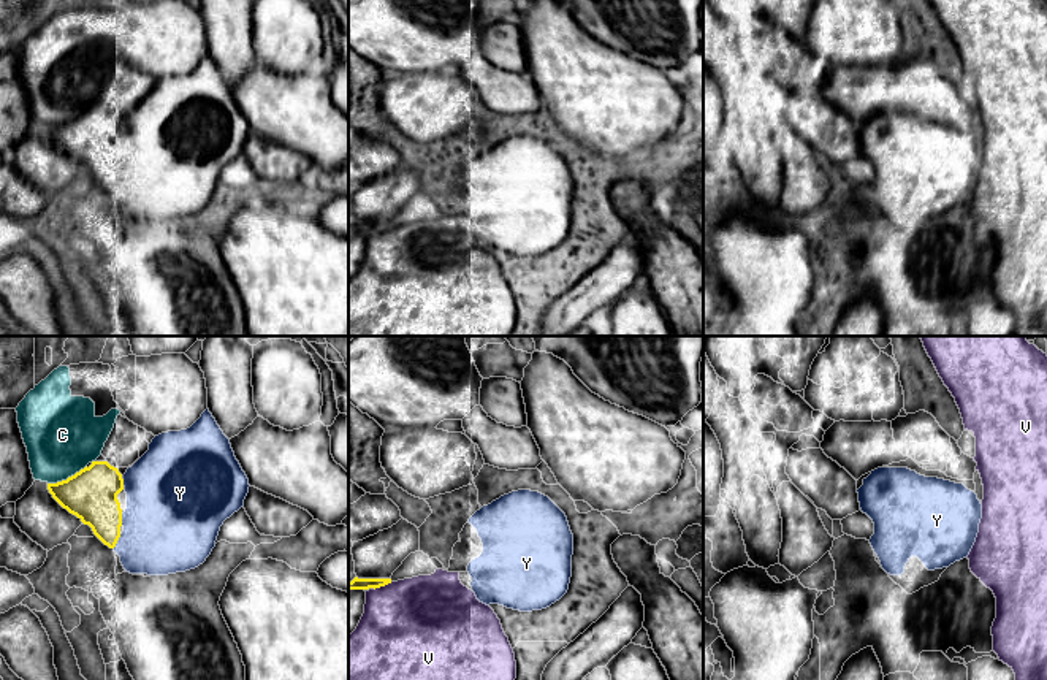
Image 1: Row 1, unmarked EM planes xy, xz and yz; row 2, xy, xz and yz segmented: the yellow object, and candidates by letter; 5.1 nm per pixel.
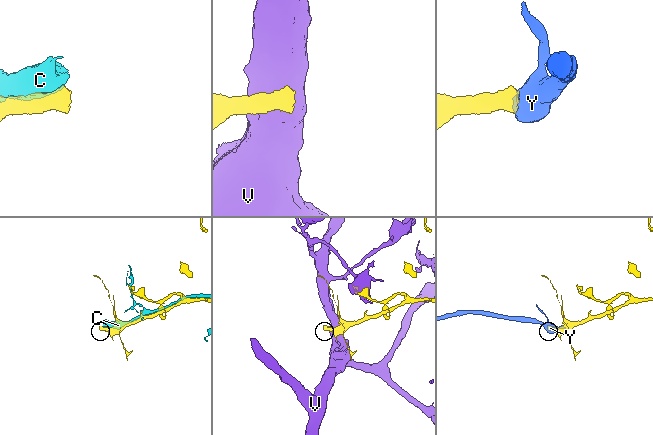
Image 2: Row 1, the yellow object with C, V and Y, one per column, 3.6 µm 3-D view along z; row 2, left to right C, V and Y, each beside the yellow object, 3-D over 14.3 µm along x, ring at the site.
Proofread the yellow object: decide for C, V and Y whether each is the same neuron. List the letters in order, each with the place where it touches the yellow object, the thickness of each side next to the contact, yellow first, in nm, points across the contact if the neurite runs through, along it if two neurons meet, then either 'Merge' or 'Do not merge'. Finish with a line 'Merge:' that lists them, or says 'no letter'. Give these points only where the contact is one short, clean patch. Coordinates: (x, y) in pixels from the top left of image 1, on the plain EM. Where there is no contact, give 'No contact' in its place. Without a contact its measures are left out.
C: Touches yellow at xy (68, 122). Thickness 260 nm (yellow) against 380 nm. Do not merge
V: Touches yellow at xz (382, 230). Thickness 60 nm (yellow) against 480 nm. Do not merge
Y: Touches yellow at xy (118, 184). Thickness 240 nm (yellow) against 440 nm. Merge
Merge: Y

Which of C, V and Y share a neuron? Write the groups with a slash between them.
C / V / Y

